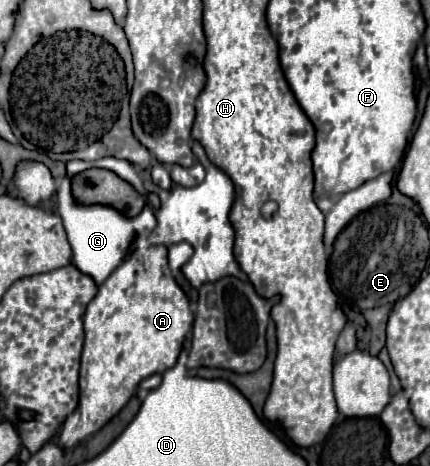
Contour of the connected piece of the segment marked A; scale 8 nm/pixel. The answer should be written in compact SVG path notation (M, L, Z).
M165 246L139 247L135 252L119 264L111 276L99 286L95 298L87 304L85 316L85 346L81 356L81 374L79 374L79 406L65 420L61 432L61 444L71 448L89 434L101 430L135 394L139 382L151 374L163 374L171 366L175 366L185 338L193 328L193 312L189 308L189 300L185 292L177 286L171 270L167 266L167 248Z

